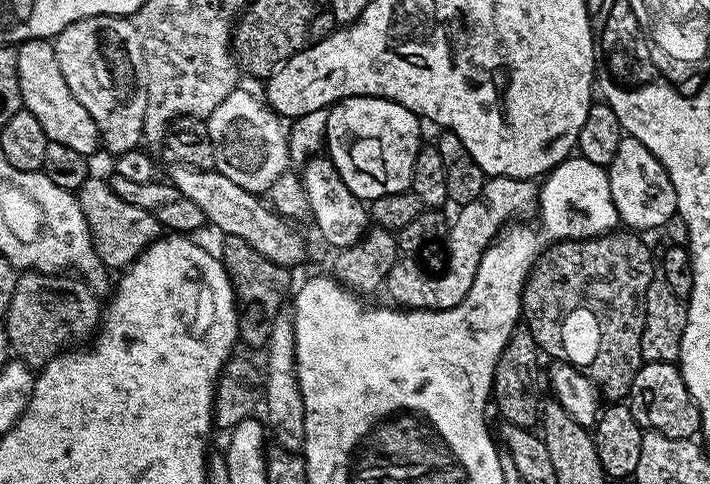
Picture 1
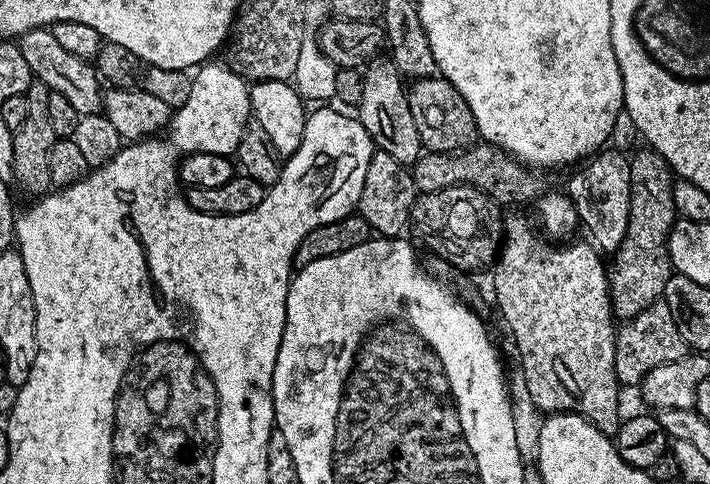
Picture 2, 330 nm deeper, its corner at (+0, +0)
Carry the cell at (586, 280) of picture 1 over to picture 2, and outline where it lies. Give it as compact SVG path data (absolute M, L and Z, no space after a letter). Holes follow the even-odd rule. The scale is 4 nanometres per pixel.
M647 146L631 153L630 222L626 226L626 238L622 238L622 246L611 257L612 264L610 260L608 268L608 293L617 321L633 320L646 306L661 299L666 282L674 274L672 260L668 257L668 233L678 219L673 183L672 167L662 154Z

